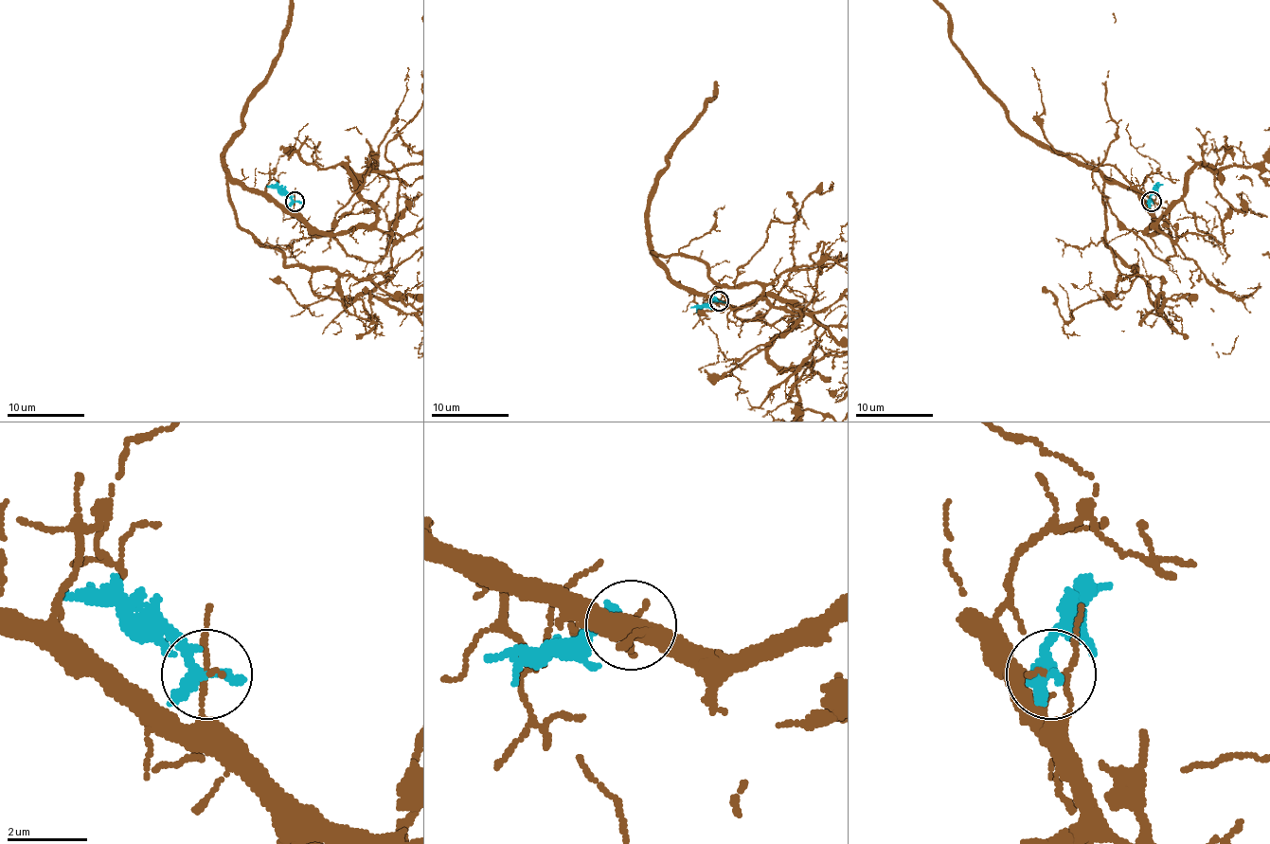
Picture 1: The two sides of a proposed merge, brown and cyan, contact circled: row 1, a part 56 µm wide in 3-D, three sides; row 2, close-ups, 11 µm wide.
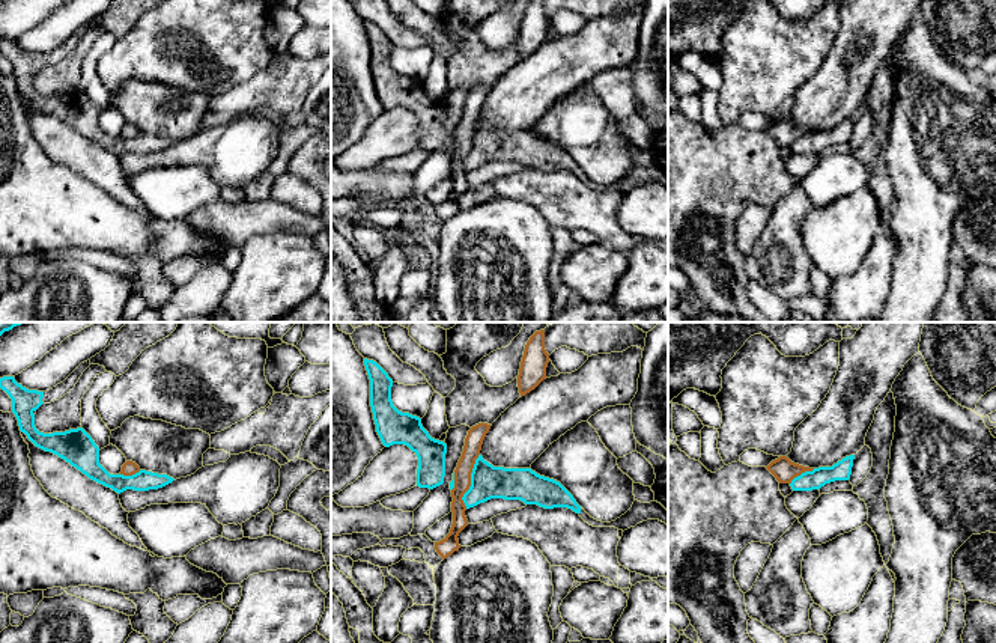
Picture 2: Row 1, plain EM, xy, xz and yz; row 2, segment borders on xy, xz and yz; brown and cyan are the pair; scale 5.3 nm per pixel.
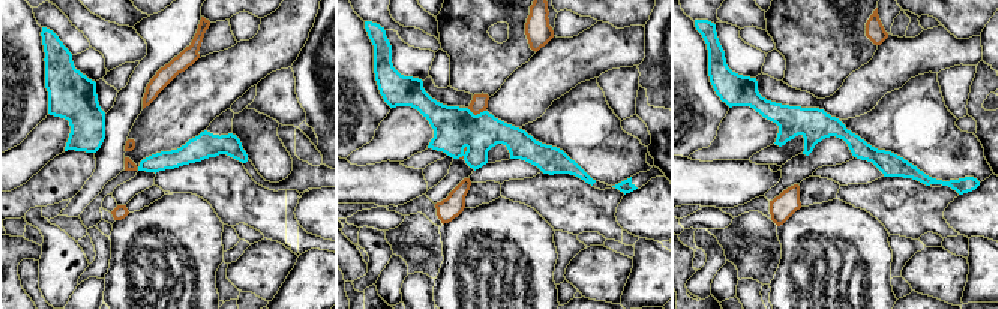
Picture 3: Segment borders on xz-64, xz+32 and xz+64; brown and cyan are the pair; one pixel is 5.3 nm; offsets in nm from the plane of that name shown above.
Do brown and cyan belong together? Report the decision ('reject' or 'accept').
reject

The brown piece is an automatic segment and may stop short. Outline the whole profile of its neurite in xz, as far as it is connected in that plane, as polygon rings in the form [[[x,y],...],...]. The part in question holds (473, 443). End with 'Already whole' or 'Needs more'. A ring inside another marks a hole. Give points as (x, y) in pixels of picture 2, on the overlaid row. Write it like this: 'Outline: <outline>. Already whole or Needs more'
Outline: [[[478,423],[468,431],[465,438],[463,452],[454,470],[454,488],[451,489],[453,526],[442,541],[435,542],[435,550],[442,559],[447,559],[460,548],[457,536],[468,526],[465,517],[466,506],[462,497],[471,486],[471,473],[489,429],[490,425]]]. Already whole

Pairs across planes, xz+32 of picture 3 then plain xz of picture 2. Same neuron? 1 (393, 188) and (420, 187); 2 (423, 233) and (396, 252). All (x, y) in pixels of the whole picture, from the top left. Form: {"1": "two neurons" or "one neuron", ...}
{"1": "two neurons", "2": "two neurons"}

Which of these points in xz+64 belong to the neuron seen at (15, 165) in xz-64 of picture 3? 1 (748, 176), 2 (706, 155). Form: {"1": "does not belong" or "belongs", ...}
{"1": "does not belong", "2": "belongs"}

